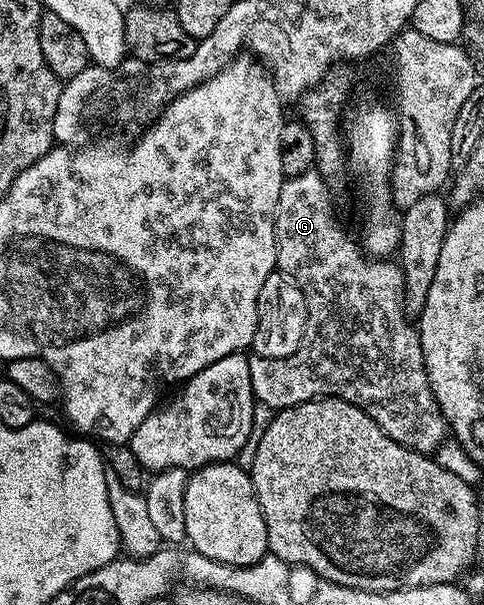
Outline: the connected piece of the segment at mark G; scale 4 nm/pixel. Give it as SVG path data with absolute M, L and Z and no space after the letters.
M311 170L299 176L285 177L280 186L280 202L278 203L278 213L274 219L276 250L278 251L277 271L284 273L291 280L295 280L300 286L300 290L304 294L304 302L306 303L306 329L304 330L304 338L300 342L300 346L288 358L283 360L254 358L250 360L252 390L254 391L255 401L257 403L266 403L273 410L281 410L313 400L316 394L322 398L343 400L360 410L364 410L364 414L368 414L368 418L372 418L372 422L376 422L376 426L380 426L380 430L384 430L384 434L388 434L388 438L400 442L400 446L414 448L417 452L434 454L447 441L448 429L444 414L440 410L440 406L432 394L432 386L428 382L424 350L418 337L417 327L412 323L411 317L406 315L406 307L402 301L402 287L404 286L402 270L393 259L371 258L367 256L357 239L350 240L349 234L338 226L338 220L334 217L334 204L330 201L330 188L326 184L329 184L327 177Z

